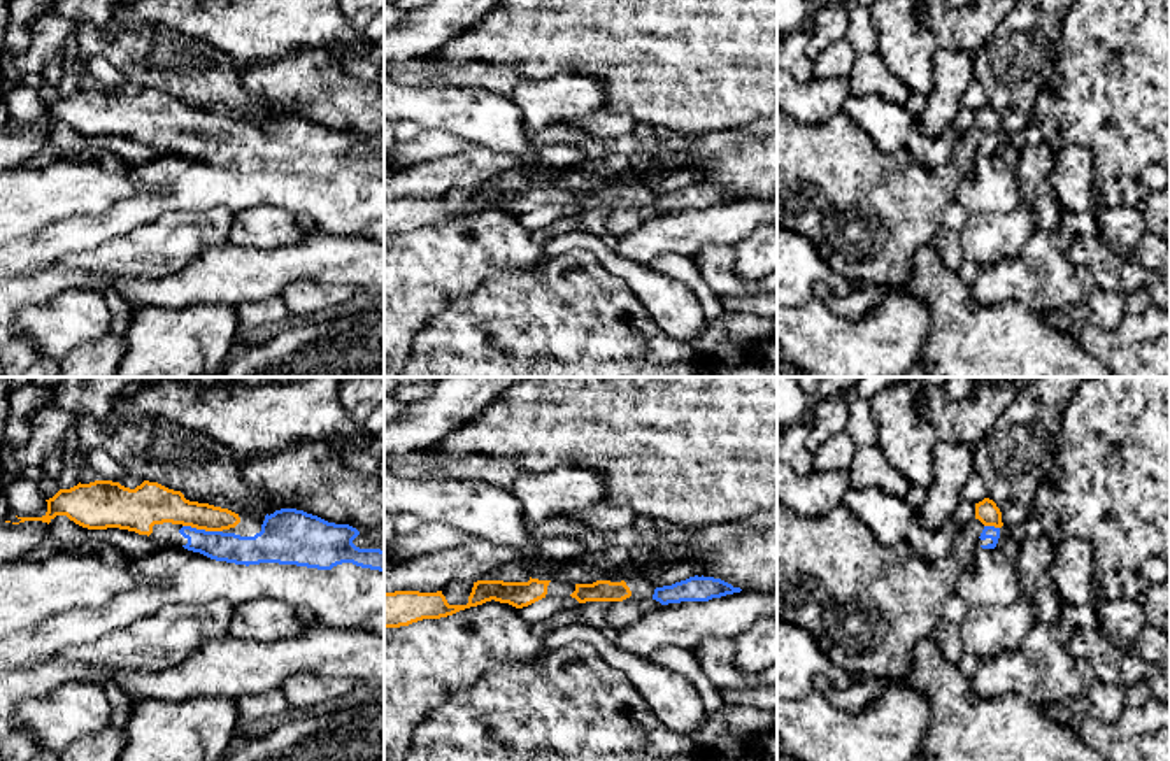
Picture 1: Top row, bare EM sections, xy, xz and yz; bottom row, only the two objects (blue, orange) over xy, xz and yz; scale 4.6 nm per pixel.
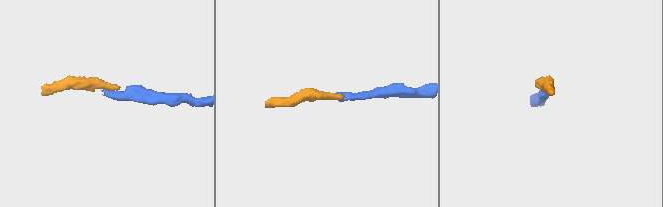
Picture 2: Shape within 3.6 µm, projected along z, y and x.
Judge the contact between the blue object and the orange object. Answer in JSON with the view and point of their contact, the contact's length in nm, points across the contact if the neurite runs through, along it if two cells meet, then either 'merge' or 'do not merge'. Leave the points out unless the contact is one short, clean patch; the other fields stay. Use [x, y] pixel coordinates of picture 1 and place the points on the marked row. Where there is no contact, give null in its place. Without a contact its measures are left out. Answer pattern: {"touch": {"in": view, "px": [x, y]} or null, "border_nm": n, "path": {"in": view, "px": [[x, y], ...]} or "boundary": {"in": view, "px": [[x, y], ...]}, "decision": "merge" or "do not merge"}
{"touch": {"in": "xy", "px": [202, 530]}, "border_nm": 190, "path": {"in": "xy", "px": [[230, 547], [218, 546], [202, 530], [185, 512], [155, 504]]}, "decision": "merge"}

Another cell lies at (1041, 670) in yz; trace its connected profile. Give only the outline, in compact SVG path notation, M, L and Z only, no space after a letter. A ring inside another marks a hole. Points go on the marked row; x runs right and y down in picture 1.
M1045 535L1019 542L1019 589L1035 605L1035 622L1017 649L979 661L968 682L982 700L1016 694L1045 710L1077 701L1096 682L1088 658L1067 651L1074 628L1063 617L1063 600L1049 575L1054 544Z

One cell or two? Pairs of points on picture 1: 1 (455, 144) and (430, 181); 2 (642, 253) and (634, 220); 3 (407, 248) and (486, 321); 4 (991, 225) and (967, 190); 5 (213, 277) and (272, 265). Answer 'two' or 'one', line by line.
1: two
2: two
3: two
4: two
5: one

